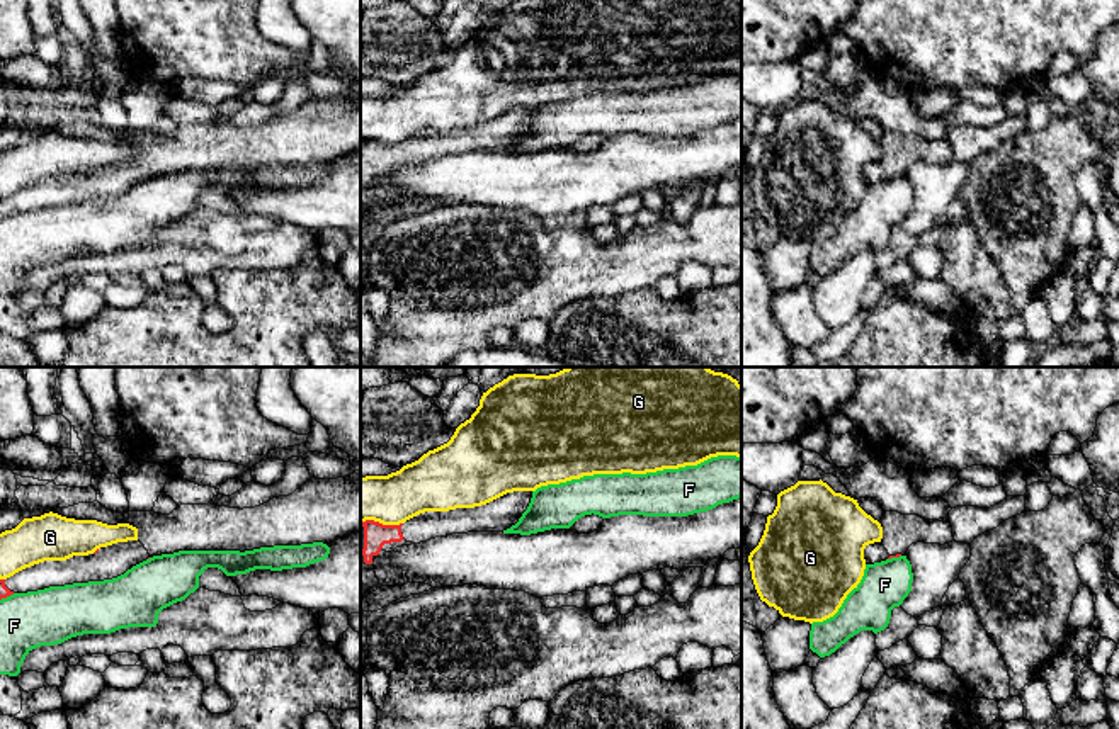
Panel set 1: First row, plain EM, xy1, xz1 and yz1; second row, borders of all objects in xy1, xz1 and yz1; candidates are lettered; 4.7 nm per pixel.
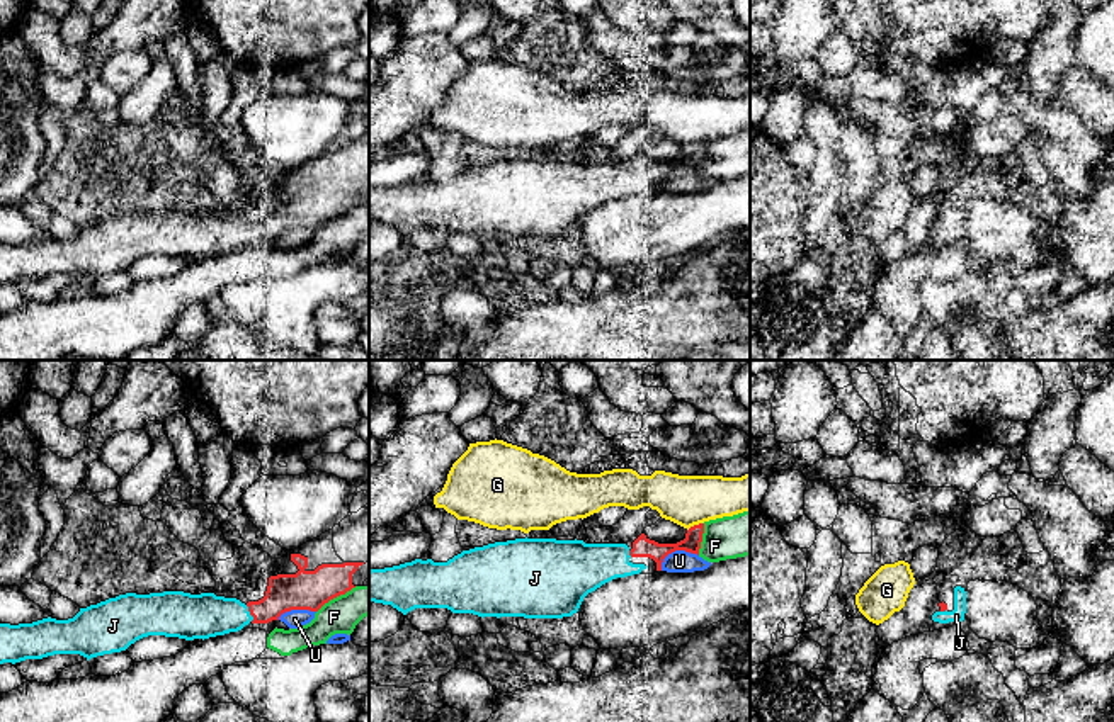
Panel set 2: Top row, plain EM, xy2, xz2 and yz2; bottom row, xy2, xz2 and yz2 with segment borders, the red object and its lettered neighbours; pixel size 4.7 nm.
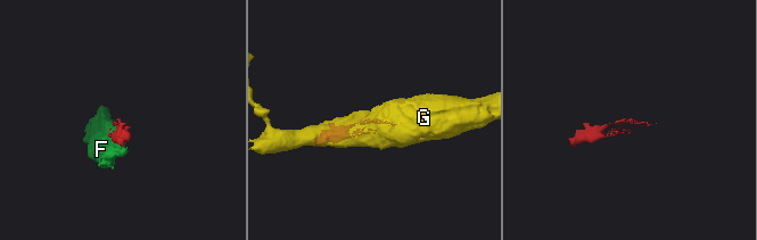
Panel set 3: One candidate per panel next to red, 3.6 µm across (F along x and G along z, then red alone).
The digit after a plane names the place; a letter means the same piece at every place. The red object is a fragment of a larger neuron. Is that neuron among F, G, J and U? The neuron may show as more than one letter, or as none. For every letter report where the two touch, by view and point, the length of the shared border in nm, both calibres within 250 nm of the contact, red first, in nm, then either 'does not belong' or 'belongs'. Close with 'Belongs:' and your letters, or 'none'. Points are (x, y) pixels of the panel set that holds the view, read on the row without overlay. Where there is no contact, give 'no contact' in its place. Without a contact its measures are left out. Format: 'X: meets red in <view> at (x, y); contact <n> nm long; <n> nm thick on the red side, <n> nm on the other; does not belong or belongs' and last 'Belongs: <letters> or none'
F: meets red in xy2 at (335, 216); contact 220 nm long; 190 nm thick on the red side, 170 nm on the other; does not belong
G: meets red in xz2 at (694, 145); contact 90 nm long; 90 nm thick on the red side, 240 nm on the other; does not belong
J: meets red in xy2 at (250, 233); contact 90 nm long; 180 nm thick on the red side, 220 nm on the other; belongs
U: meets red in xz2 at (676, 169); contact 200 nm long; 100 nm thick on the red side, 110 nm on the other; does not belong
Belongs: J

